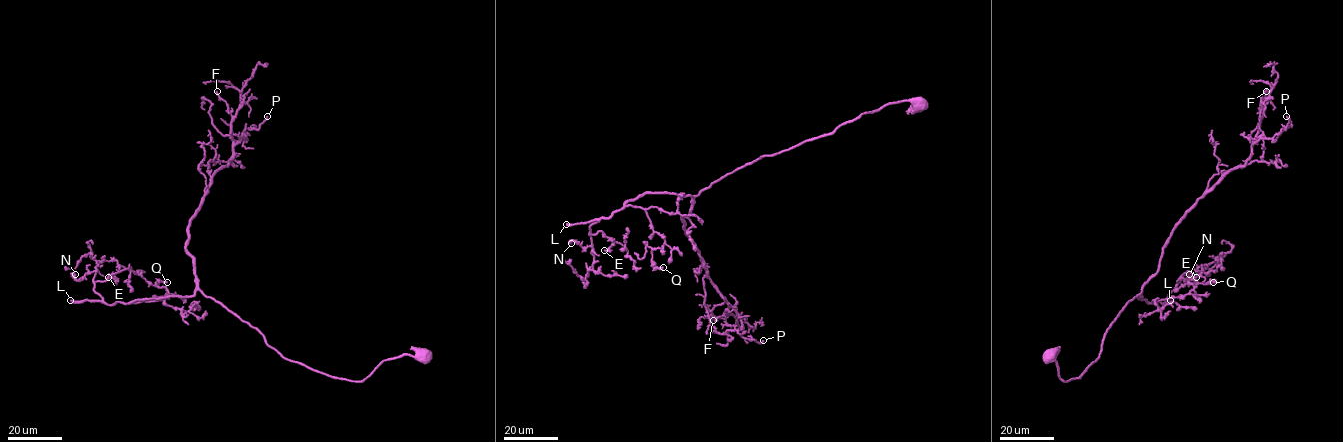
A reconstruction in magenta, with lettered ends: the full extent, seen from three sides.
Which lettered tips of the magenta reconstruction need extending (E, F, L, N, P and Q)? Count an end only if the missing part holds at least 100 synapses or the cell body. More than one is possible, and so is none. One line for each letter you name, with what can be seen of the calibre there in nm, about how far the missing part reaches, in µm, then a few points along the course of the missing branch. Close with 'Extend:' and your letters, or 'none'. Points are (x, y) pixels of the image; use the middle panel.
L: calibre 280 nm; missing 70 µm
Extend: L

